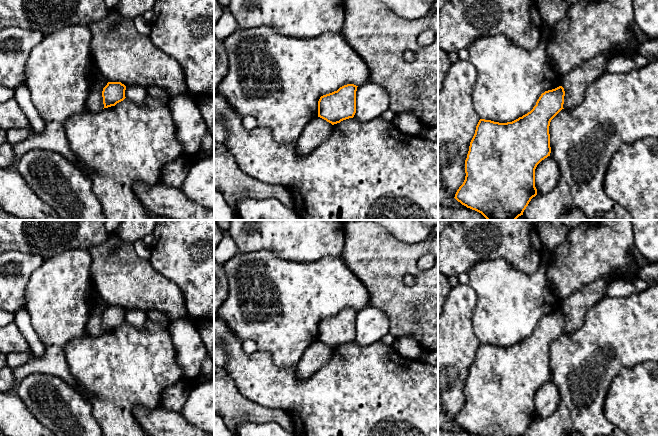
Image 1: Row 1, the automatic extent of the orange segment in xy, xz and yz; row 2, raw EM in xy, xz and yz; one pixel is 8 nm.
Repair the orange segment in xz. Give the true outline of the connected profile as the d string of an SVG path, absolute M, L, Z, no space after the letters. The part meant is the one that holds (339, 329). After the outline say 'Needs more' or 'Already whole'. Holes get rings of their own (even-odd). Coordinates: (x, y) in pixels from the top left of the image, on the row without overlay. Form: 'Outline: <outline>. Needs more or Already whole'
Outline: M347 308L337 315L321 320L318 325L318 341L332 349L353 342L356 337L357 311Z. Already whole

